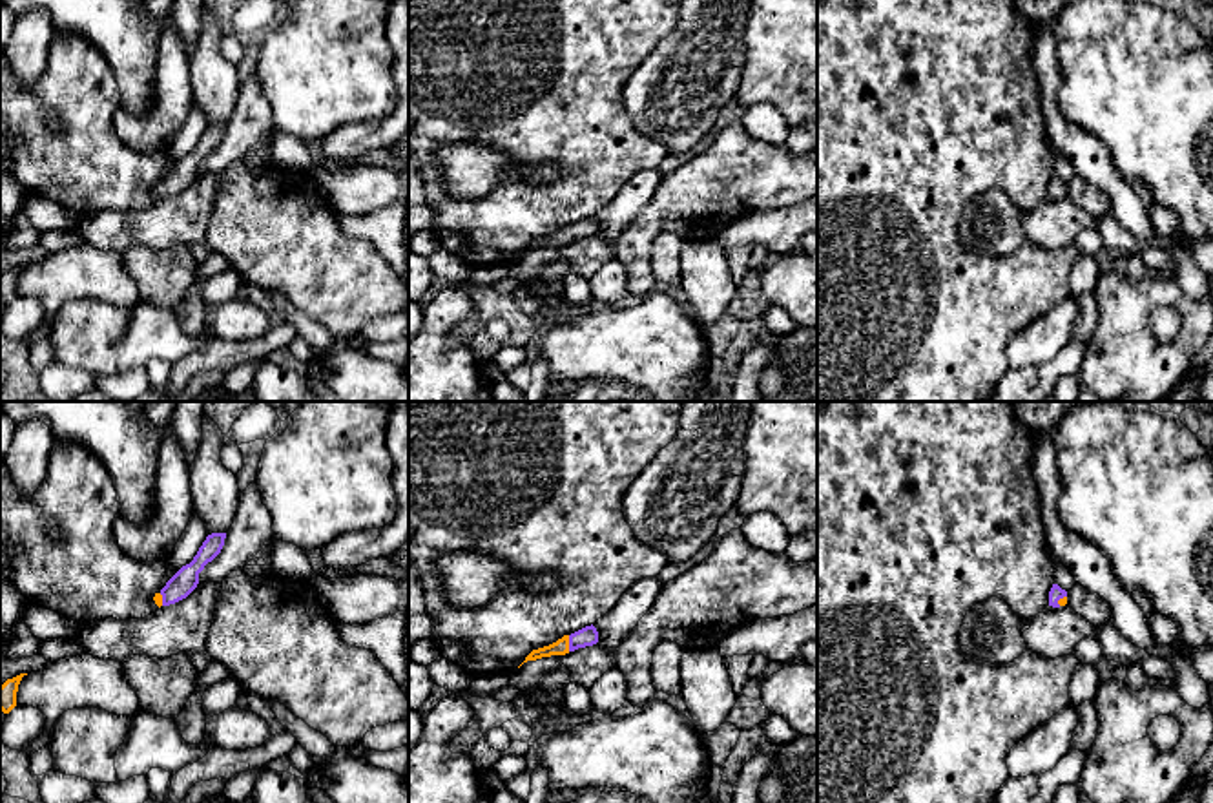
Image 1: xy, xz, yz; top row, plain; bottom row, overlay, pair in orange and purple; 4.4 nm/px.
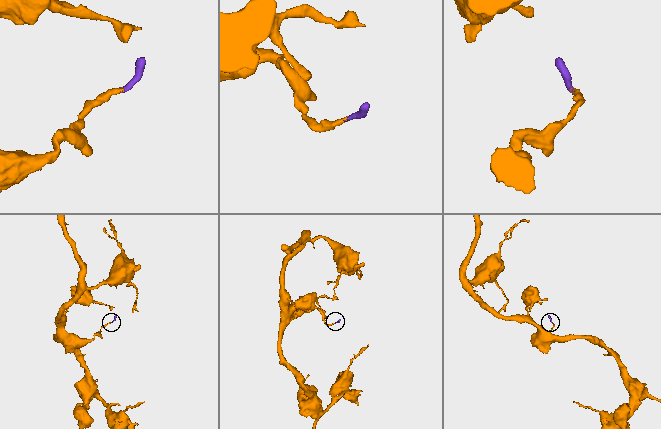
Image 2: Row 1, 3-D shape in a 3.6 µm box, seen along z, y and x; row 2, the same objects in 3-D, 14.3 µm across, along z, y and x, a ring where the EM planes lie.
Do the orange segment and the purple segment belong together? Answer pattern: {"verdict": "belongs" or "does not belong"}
{"verdict": "belongs"}

